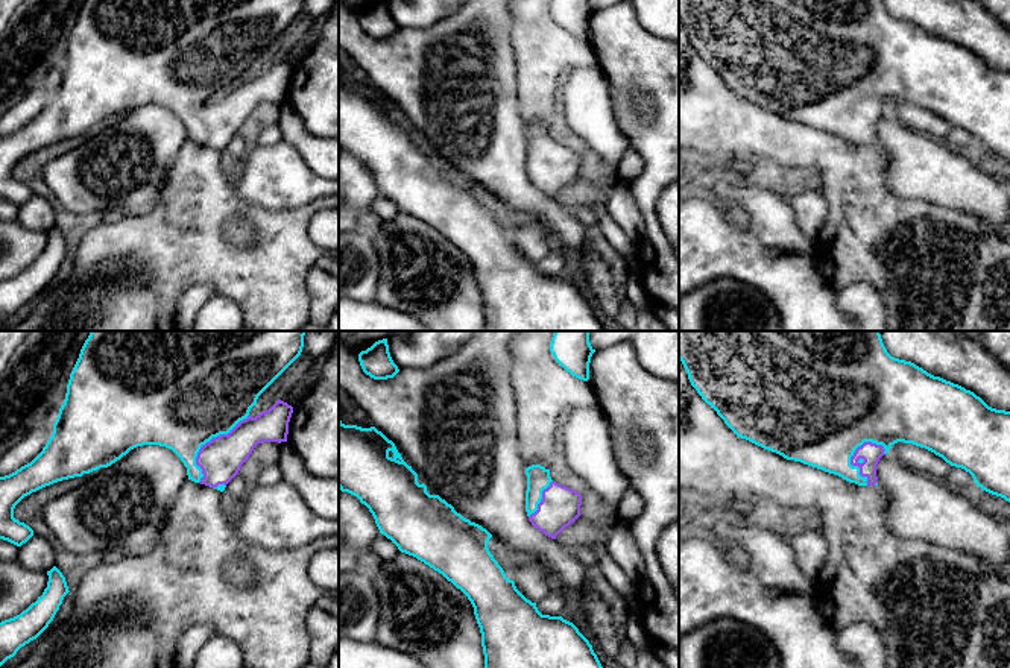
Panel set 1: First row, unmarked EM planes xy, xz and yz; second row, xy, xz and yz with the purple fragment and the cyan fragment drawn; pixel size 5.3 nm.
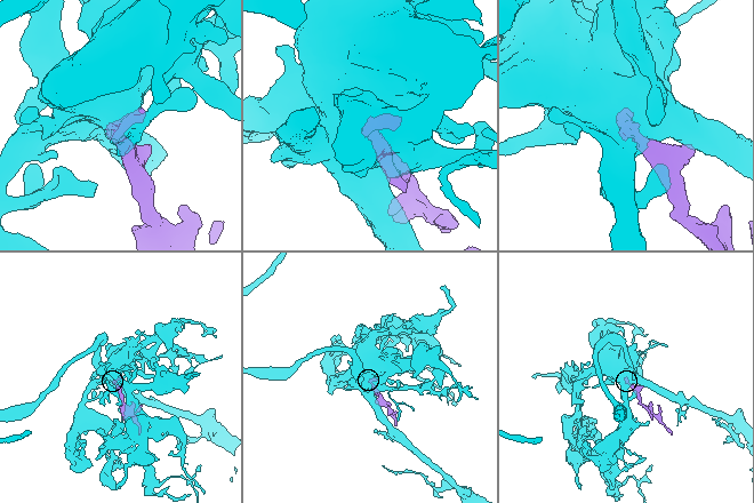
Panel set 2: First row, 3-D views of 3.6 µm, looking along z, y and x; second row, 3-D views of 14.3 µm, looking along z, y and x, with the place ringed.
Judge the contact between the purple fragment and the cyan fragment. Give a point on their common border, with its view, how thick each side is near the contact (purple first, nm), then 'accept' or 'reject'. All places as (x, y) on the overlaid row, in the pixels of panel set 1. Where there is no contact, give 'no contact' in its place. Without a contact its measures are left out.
yz (852, 465) | 110/420 nm | accept

